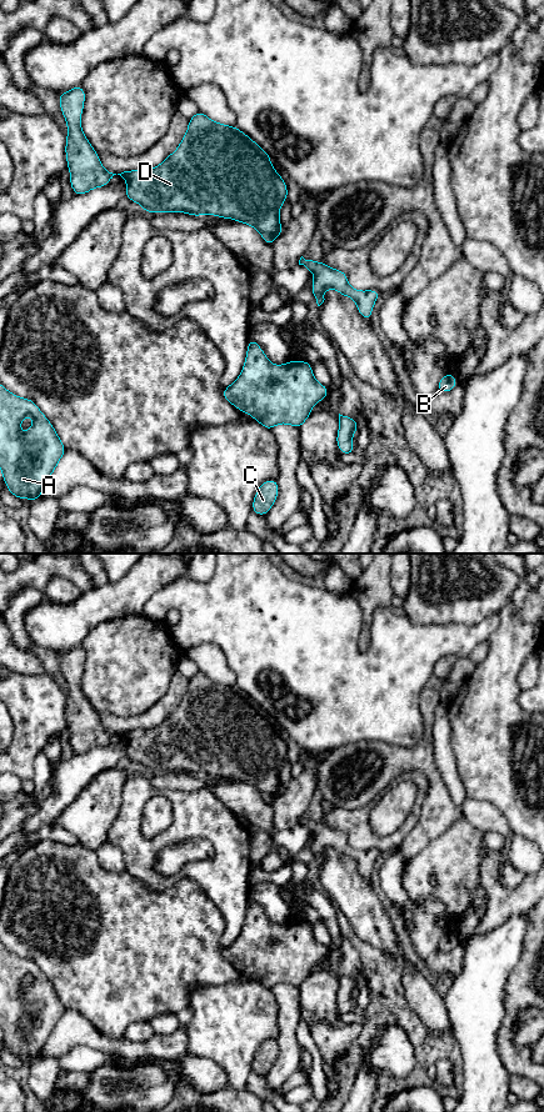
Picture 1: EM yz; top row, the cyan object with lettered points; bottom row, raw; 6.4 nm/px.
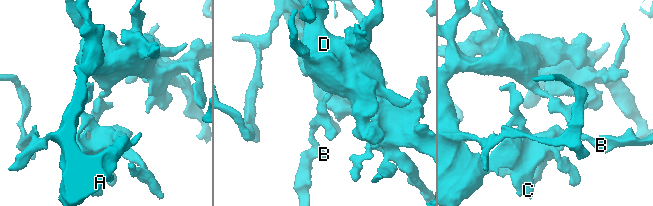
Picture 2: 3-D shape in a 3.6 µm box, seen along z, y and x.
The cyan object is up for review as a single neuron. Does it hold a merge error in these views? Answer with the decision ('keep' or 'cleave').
keep

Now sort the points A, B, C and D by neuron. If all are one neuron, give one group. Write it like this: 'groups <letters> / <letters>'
groups A B C D

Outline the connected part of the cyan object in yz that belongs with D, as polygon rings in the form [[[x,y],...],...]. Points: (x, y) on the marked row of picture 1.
[[[198,111],[188,125],[178,149],[154,169],[124,171],[120,175],[126,180],[126,195],[134,202],[141,205],[146,212],[185,212],[193,216],[215,215],[223,219],[233,219],[256,229],[264,241],[273,245],[284,231],[280,225],[280,207],[286,201],[288,187],[281,176],[275,171],[269,154],[255,141],[235,126],[228,126],[210,120]]]

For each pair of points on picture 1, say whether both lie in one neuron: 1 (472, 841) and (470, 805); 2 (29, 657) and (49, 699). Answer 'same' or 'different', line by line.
1: different
2: different

